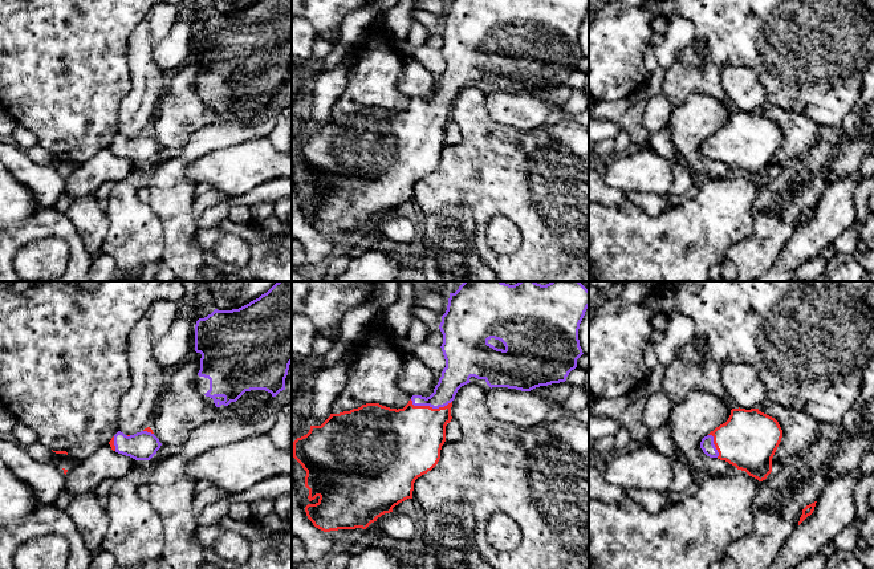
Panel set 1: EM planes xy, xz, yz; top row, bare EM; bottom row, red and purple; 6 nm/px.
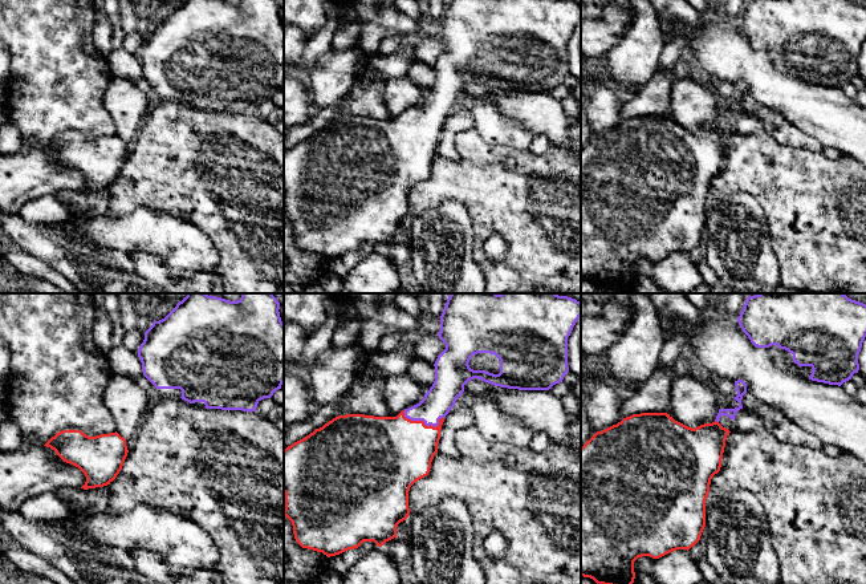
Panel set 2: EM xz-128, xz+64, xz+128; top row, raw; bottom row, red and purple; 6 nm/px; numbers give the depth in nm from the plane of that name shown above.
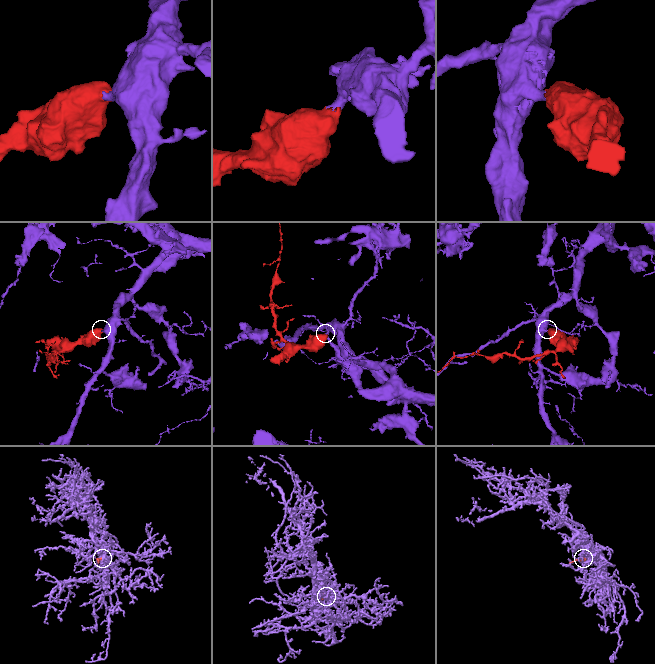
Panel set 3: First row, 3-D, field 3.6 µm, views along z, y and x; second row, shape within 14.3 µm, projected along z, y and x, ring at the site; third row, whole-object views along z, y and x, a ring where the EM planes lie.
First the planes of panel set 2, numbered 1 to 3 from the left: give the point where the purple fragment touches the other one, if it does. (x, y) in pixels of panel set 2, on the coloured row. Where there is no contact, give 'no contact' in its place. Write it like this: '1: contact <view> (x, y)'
1: no contact
2: contact xz+64 (423, 422)
3: contact xz+128 (715, 421)

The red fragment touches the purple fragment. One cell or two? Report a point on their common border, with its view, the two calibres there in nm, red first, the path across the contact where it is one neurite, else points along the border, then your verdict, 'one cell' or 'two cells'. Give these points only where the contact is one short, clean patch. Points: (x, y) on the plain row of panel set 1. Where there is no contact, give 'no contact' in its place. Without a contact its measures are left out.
contact xz (429, 109); calibres 400 and 160 nm; way xz (407, 143), (429, 118), (429, 109), (447, 90), (455, 77); one cell

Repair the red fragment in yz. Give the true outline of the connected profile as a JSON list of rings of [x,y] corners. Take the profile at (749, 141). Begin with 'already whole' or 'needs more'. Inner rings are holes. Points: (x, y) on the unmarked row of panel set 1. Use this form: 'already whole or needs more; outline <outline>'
needs more; outline [[[732,111],[728,123],[700,145],[710,160],[718,160],[763,184],[772,175],[772,160],[781,145],[779,125],[759,111]]]

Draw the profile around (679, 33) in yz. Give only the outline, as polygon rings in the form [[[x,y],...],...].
[[[680,16],[670,17],[664,38],[655,46],[658,65],[667,70],[676,62],[678,52],[687,46],[694,38],[695,28],[688,19]]]

